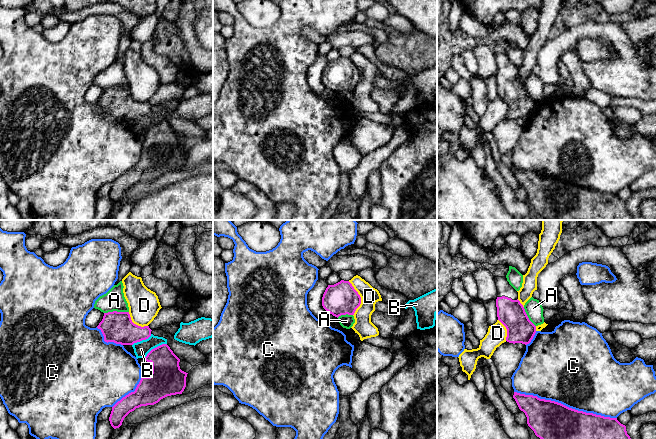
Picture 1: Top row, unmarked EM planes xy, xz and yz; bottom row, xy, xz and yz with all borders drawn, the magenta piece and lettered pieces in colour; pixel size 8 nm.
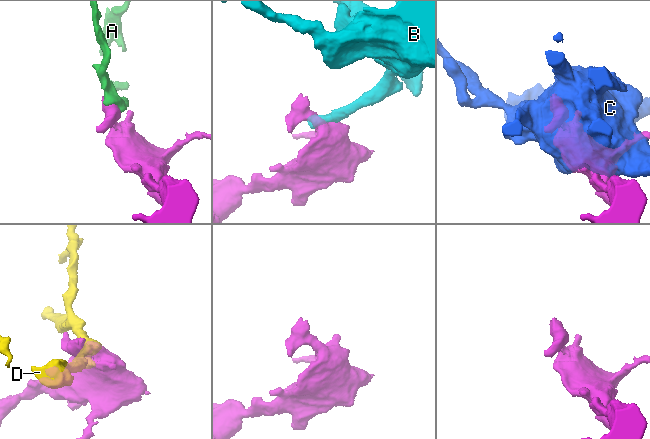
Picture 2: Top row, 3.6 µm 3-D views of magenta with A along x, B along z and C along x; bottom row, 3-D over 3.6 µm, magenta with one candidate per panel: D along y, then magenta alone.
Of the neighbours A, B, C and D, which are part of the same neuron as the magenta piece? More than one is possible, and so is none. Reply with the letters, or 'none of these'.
none of these

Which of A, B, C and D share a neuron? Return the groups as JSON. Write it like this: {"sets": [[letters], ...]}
{"sets": [["A"], ["B"], ["C"], ["D"]]}

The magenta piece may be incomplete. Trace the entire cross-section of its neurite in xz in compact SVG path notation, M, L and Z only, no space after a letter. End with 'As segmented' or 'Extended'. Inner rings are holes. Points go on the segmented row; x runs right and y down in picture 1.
M341 280L334 285L328 285L323 297L323 308L335 317L354 315L361 304L361 297L349 281Z. As segmented

